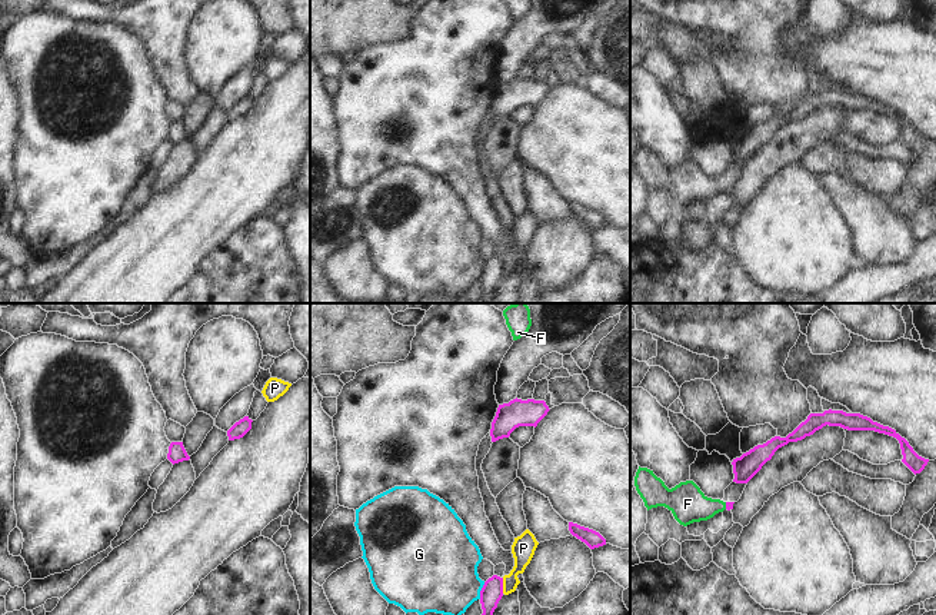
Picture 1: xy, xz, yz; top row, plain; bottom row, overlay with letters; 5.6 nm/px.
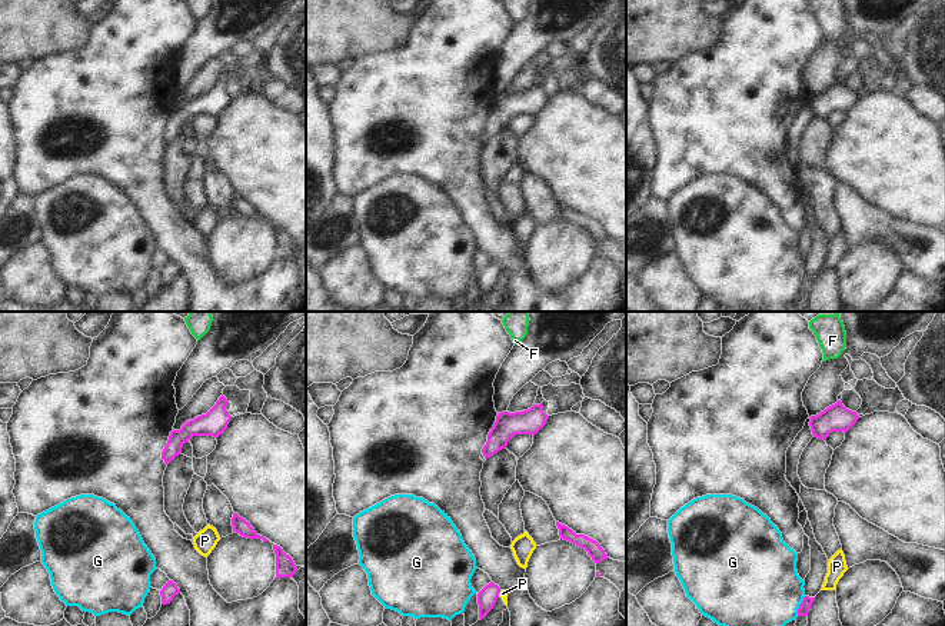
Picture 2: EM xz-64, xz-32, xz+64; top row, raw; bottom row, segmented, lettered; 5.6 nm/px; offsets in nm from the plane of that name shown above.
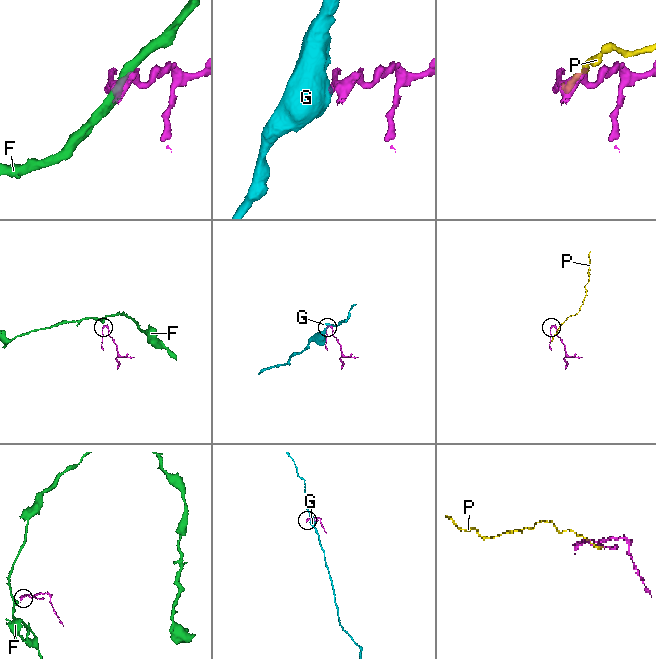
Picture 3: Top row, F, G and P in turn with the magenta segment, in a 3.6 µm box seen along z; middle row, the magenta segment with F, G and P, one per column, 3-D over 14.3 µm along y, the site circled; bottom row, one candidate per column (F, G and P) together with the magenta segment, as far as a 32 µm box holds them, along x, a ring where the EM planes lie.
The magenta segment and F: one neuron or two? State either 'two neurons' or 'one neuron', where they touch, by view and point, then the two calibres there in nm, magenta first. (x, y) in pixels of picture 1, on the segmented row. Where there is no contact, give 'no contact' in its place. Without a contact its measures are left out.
two neurons | yz (726, 505) | 50/200 nm

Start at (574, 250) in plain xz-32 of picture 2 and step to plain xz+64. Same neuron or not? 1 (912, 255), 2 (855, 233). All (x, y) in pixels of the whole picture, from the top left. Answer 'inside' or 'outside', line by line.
1: outside
2: outside

